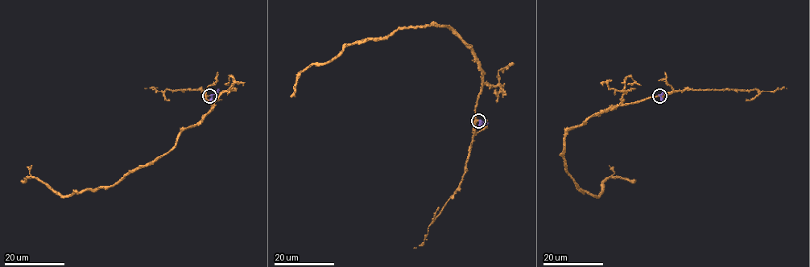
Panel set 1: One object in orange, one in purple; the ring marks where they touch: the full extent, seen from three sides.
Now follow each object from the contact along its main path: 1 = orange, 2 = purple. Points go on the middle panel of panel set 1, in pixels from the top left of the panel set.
1: (478, 121), (481, 69), (448, 26), (399, 27), (386, 37), (349, 44), (332, 59), (303, 70), (291, 97)
2: (478, 121), (488, 123)

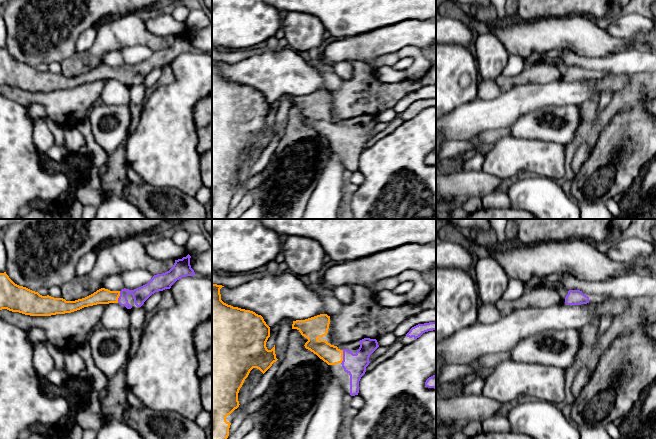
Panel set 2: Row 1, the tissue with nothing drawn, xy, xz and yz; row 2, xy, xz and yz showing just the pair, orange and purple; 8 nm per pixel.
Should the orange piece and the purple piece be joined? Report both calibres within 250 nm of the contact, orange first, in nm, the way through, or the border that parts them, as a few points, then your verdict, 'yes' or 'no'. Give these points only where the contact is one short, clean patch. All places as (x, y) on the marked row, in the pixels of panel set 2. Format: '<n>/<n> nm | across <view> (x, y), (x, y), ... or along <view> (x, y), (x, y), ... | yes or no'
150/180 nm | across xz (330, 354), (342, 357), (355, 364) | yes

